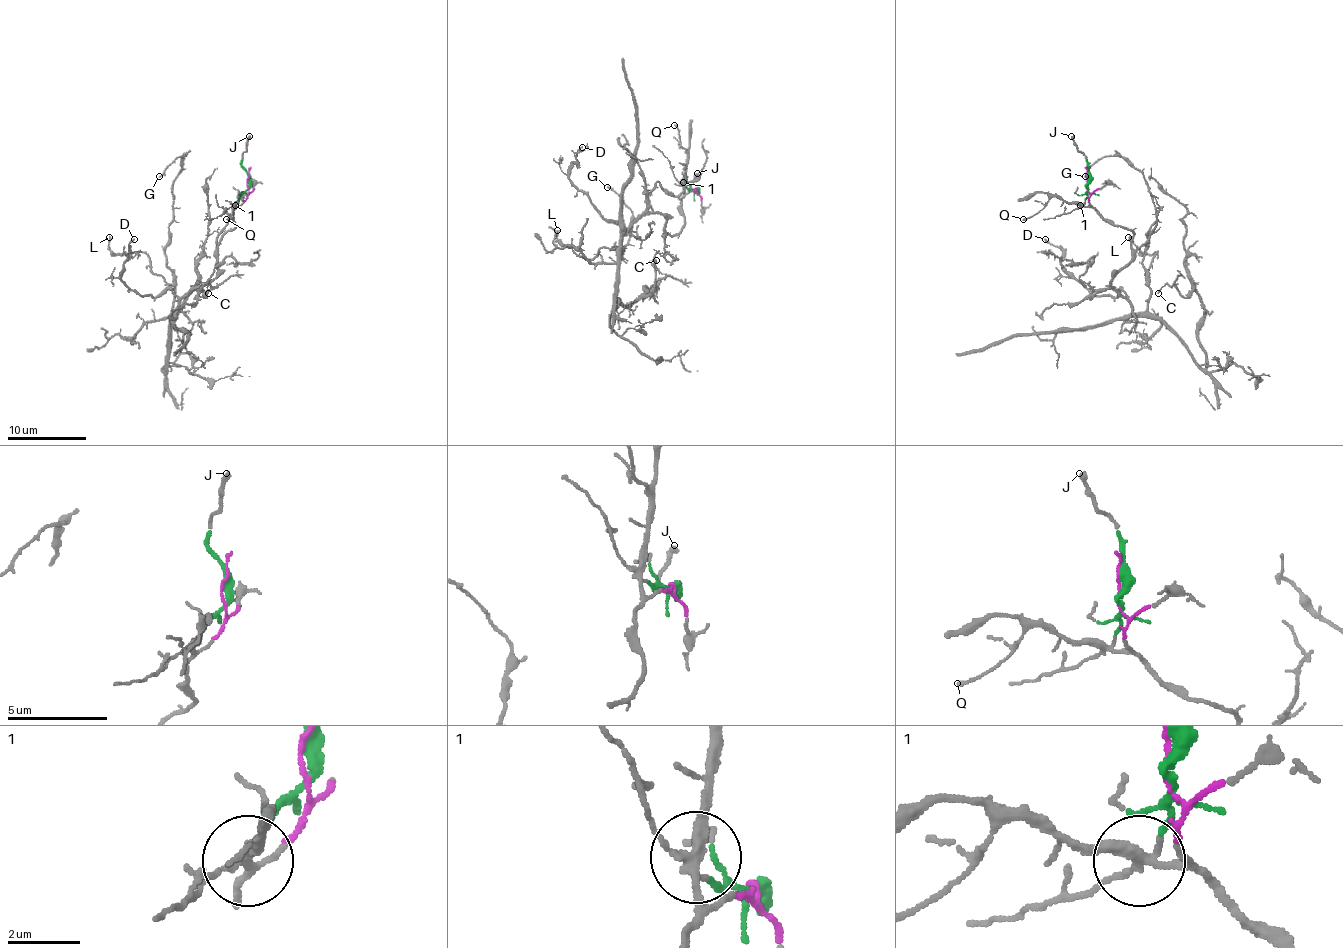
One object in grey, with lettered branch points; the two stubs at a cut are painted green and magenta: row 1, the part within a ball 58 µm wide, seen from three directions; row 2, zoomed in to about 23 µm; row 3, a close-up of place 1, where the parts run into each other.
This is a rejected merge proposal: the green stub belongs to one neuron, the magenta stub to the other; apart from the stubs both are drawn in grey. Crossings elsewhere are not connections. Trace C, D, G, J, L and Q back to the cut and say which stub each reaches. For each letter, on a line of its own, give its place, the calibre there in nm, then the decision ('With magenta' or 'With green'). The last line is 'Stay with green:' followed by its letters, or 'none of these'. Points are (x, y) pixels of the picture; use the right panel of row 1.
C: Place: (1158, 293). Thickness 120 nm. With magenta
D: Place: (1045, 239). Thickness 150 nm. With magenta
G: Place: (1085, 176). Thickness 170 nm. With magenta
J: Place: (1071, 136). Thickness 220 nm. With green
L: Place: (1128, 237). Thickness 160 nm. With magenta
Q: Place: (1023, 219). Thickness 160 nm. With magenta
Stay with green: J

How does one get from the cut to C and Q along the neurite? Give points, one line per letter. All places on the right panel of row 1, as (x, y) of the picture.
C: (1086, 181), (1098, 212), (1132, 230), (1132, 258), (1112, 286), (1203, 369), (1203, 301), (1167, 284), (1157, 293)
Q: (1086, 181), (1090, 197), (1088, 207), (1053, 197), (1031, 216), (1023, 218)

